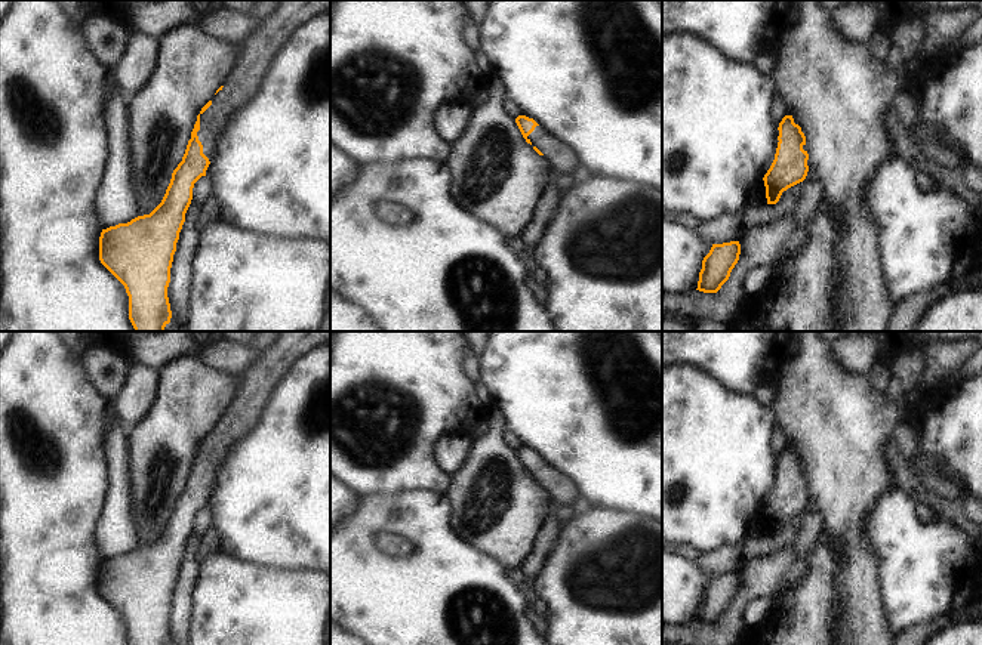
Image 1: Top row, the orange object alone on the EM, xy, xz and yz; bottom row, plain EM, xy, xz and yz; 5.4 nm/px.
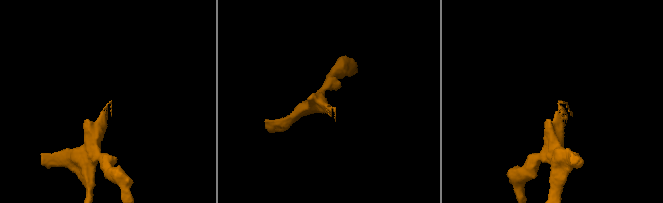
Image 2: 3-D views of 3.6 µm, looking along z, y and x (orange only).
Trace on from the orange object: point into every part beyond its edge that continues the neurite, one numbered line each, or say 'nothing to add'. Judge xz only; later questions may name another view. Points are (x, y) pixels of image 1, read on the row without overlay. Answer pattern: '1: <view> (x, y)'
1: xz (563, 493)

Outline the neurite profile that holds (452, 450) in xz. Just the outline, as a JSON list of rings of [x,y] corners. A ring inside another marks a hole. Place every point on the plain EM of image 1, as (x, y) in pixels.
[[[467,432],[444,435],[437,442],[435,460],[444,473],[452,476],[459,470],[470,454],[471,444],[472,439],[467,435]]]

